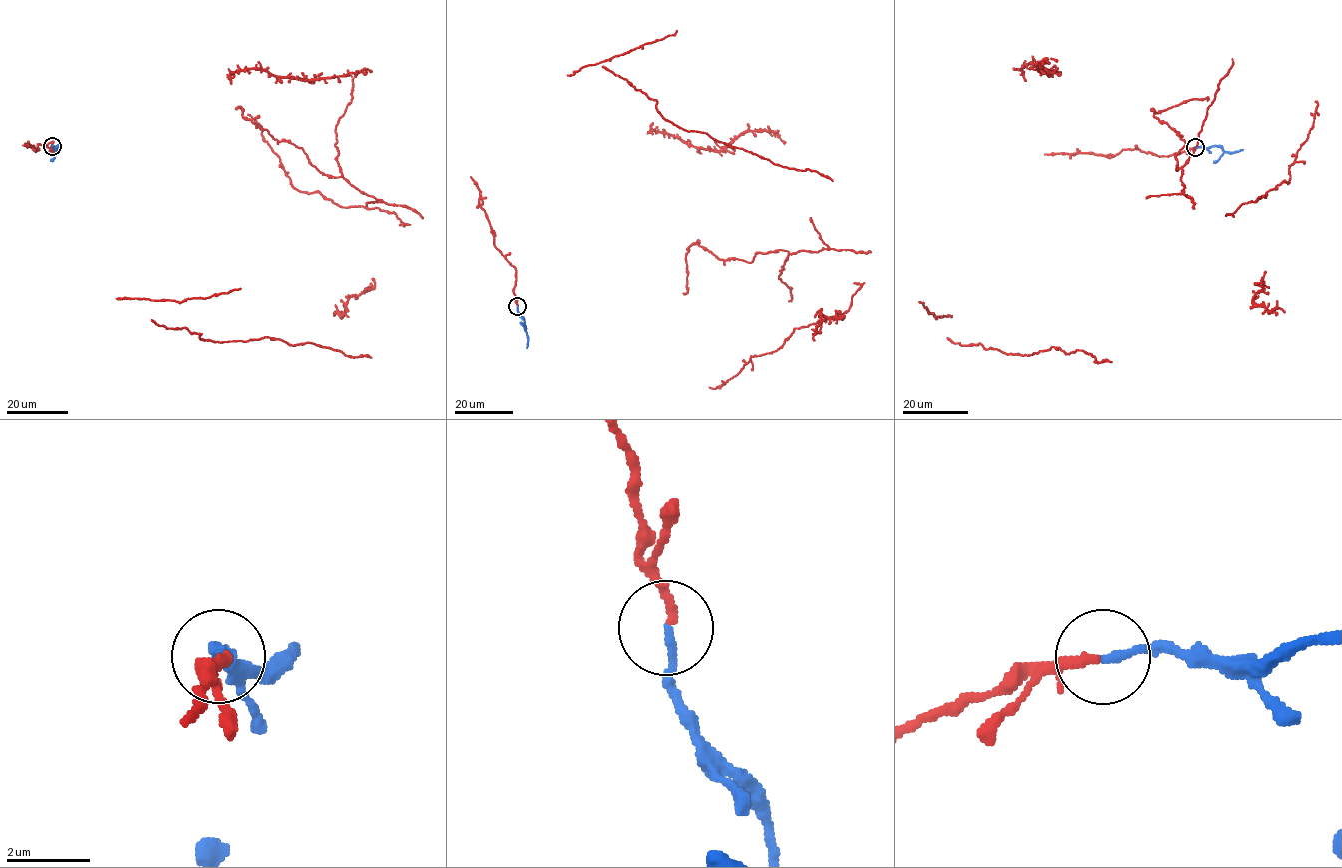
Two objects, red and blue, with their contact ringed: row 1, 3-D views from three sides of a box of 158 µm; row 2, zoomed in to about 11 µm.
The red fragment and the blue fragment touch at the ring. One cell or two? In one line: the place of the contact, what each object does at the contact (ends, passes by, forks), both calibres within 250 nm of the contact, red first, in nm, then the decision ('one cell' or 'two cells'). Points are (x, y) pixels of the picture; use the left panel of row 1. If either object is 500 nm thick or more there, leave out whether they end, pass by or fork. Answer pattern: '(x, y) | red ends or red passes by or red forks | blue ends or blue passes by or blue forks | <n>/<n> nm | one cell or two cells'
(52, 146) | red ends | blue ends | 200/190 nm | one cell

